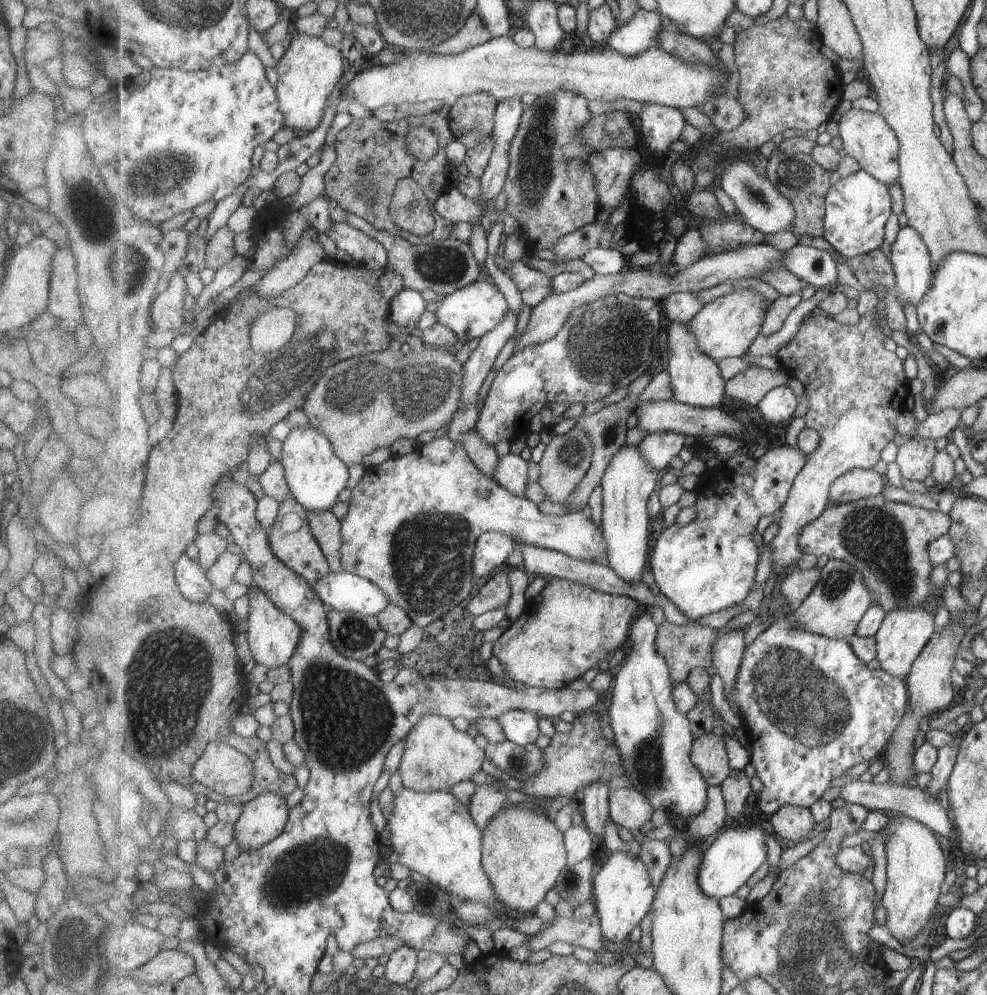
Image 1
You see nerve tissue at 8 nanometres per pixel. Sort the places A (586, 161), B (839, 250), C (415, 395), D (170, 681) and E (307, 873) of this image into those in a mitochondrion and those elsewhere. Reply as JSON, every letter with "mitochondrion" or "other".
{"A":"other","B":"other","C":"mitochondrion","D":"mitochondrion","E":"mitochondrion"}

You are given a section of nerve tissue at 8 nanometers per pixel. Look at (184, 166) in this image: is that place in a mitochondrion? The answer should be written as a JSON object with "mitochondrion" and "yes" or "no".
{"mitochondrion":"yes"}

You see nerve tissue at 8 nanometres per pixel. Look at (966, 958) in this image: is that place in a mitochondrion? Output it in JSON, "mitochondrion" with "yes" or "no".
{"mitochondrion":"no"}

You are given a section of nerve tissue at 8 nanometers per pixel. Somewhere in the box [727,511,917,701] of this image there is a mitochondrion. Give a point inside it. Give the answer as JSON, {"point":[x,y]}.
{"point":[837,582]}

